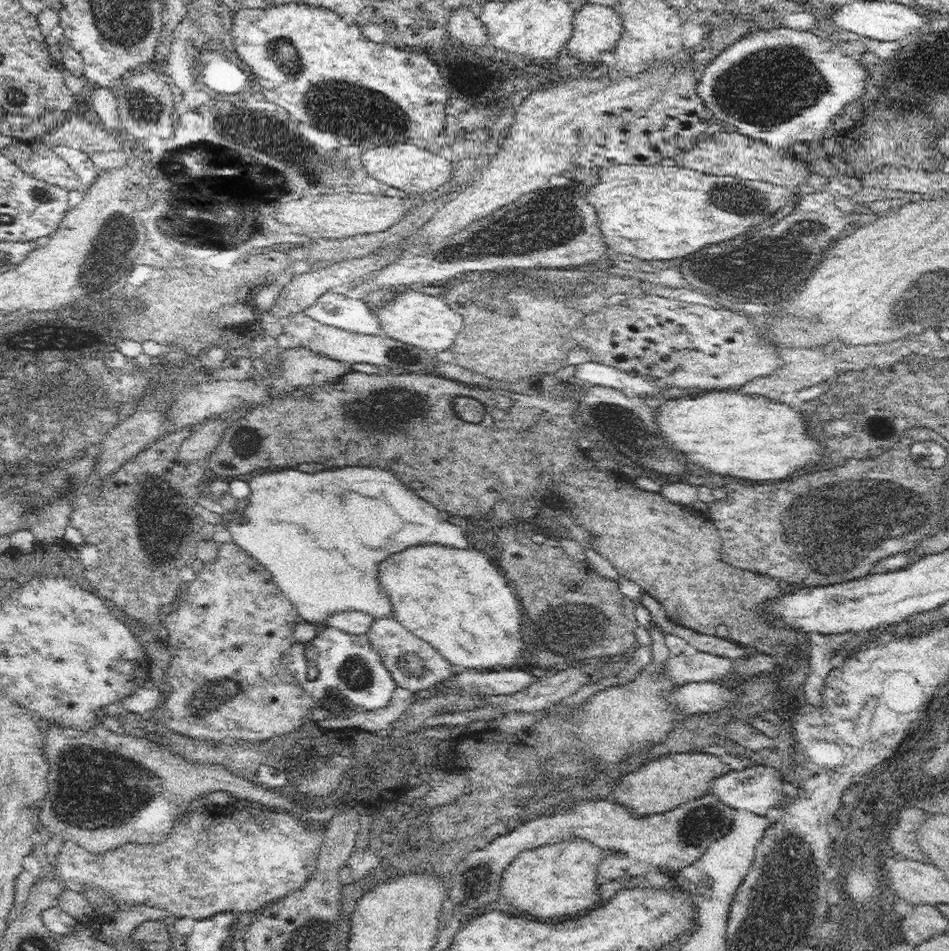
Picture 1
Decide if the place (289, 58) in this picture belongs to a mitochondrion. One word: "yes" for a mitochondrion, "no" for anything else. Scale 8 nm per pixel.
yes

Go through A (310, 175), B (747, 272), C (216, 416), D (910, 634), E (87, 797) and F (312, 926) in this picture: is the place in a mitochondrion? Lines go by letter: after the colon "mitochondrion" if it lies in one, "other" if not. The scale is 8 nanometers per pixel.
A: other
B: mitochondrion
C: other
D: other
E: mitochondrion
F: other

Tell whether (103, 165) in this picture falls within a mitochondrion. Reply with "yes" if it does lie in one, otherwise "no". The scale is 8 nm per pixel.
no

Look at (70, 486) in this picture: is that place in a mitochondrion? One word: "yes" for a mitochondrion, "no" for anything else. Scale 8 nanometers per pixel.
no

